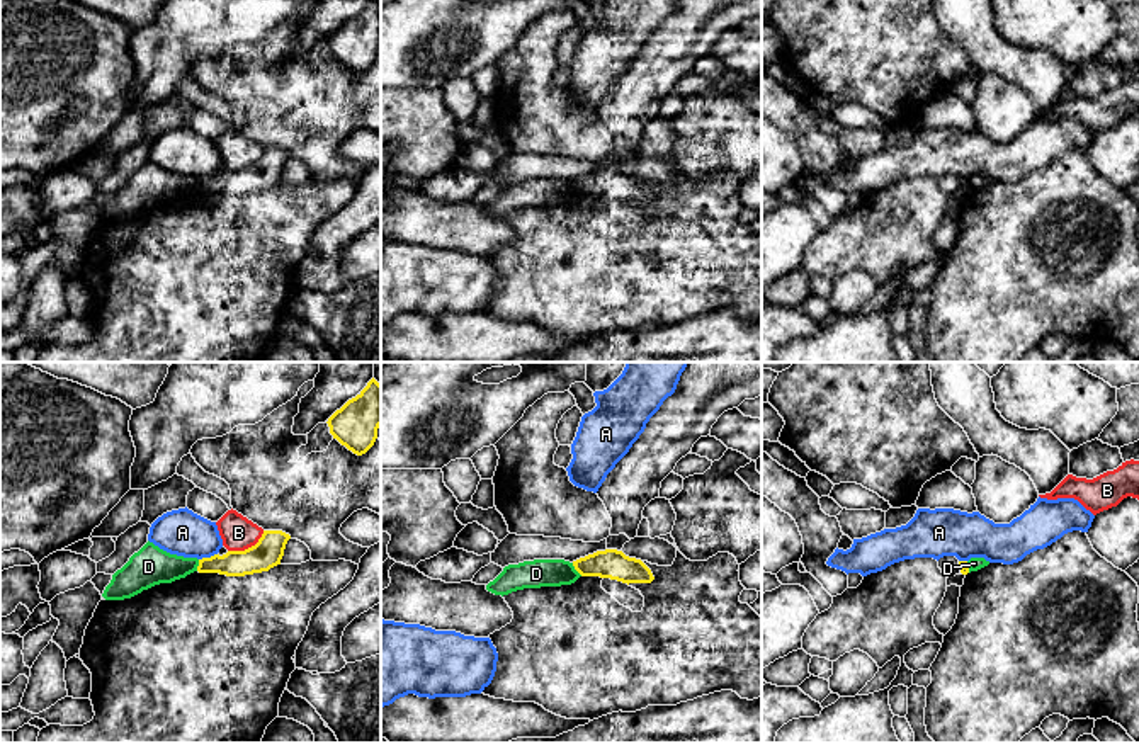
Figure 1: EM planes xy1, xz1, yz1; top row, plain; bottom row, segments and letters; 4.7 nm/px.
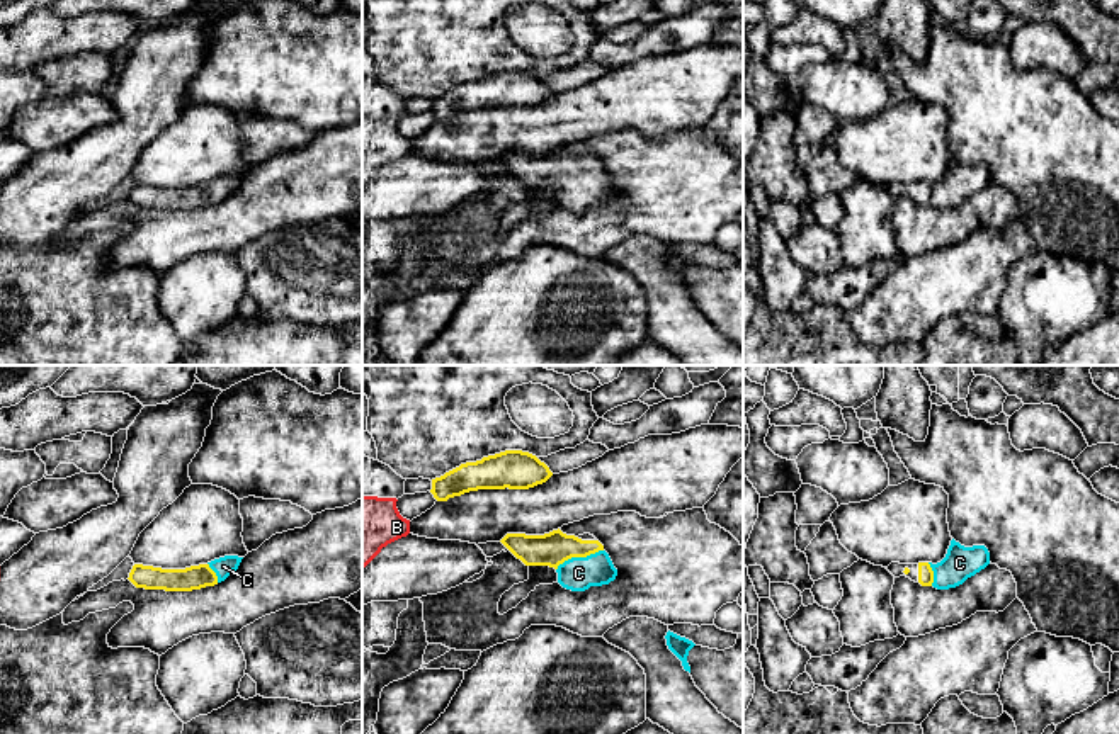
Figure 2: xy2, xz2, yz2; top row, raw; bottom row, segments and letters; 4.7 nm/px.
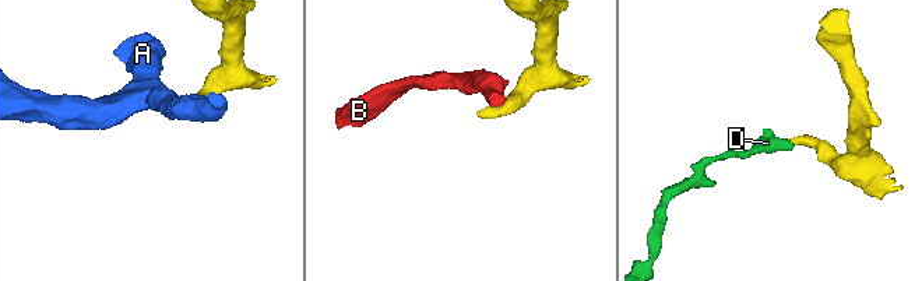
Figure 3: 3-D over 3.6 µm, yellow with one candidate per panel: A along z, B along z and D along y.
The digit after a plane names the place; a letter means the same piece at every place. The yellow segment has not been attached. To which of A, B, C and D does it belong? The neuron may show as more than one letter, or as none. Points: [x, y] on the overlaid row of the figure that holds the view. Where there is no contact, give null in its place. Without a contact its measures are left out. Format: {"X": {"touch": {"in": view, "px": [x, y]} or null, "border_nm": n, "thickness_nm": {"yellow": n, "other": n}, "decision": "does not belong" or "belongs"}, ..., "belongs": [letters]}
{"A": {"touch": {"in": "xy1", "px": [208, 558]}, "border_nm": 90, "thickness_nm": {"yellow": 130, "other": 220}, "decision": "does not belong"}, "B": {"touch": {"in": "xy1", "px": [249, 548]}, "border_nm": 200, "thickness_nm": {"yellow": 140, "other": 160}, "decision": "does not belong"}, "C": {"touch": {"in": "xz2", "px": [579, 556]}, "border_nm": 240, "thickness_nm": {"yellow": 160, "other": 160}, "decision": "belongs"}, "D": {"touch": {"in": "xz1", "px": [577, 570]}, "border_nm": 80, "thickness_nm": {"yellow": 140, "other": 130}, "decision": "does not belong"}, "belongs": ["C"]}

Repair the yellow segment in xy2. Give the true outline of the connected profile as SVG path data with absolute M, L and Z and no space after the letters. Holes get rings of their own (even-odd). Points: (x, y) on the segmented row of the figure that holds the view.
M224 556L207 564L190 566L185 569L162 569L134 564L128 579L136 588L145 590L192 591L224 581L238 569L241 559L243 557L238 556Z

